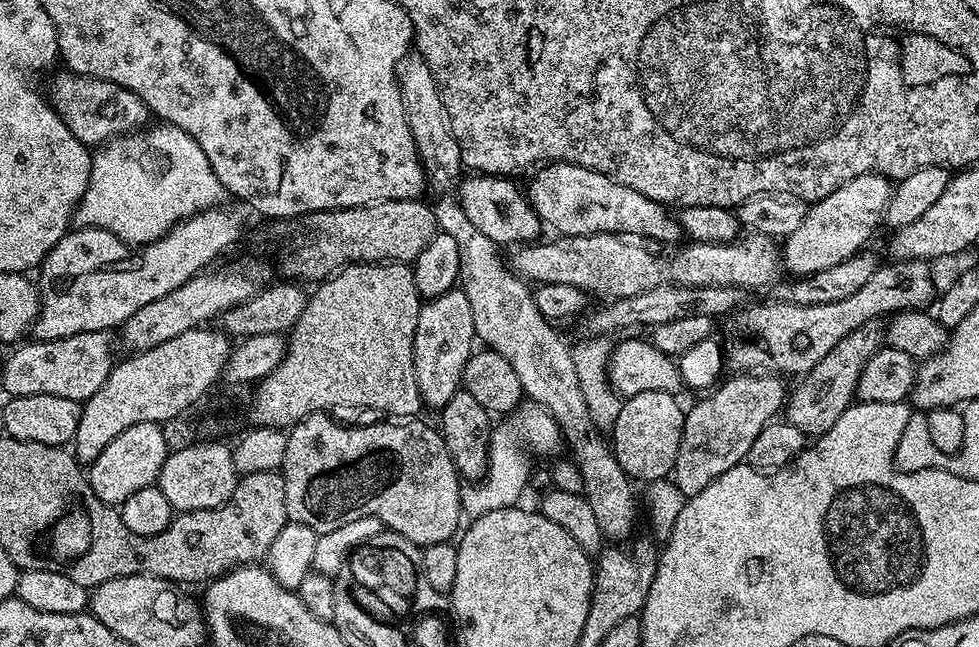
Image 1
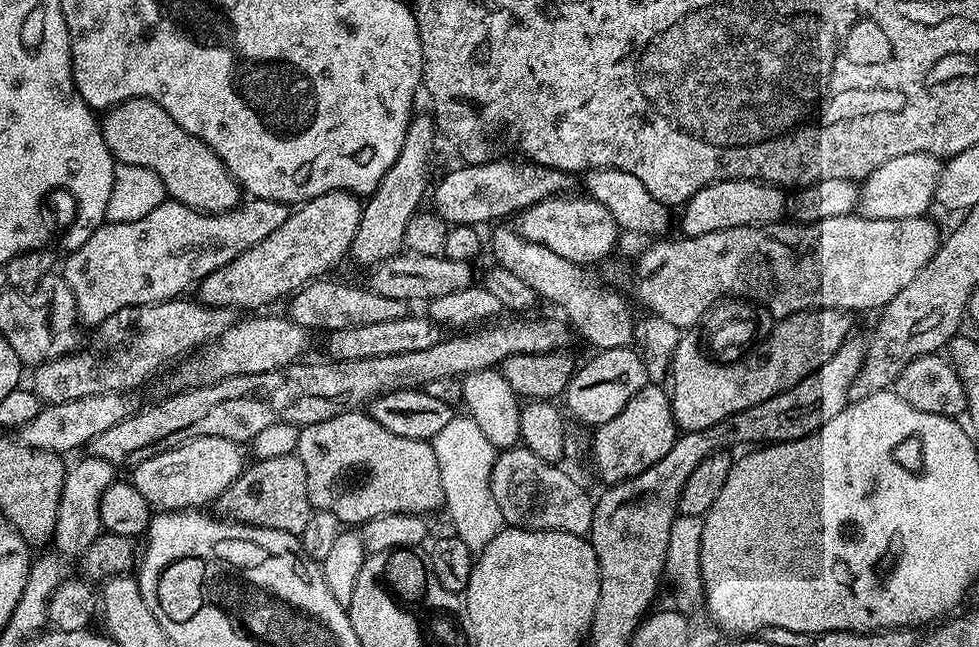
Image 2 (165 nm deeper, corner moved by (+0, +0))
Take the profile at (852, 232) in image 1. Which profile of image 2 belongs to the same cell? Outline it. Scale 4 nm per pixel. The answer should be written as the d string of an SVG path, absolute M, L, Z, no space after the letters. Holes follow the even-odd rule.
M898 154L890 162L882 162L859 185L860 197L856 203L859 215L877 220L878 218L914 218L924 216L928 207L933 207L936 199L936 187L940 177L942 160L939 156L922 154Z

